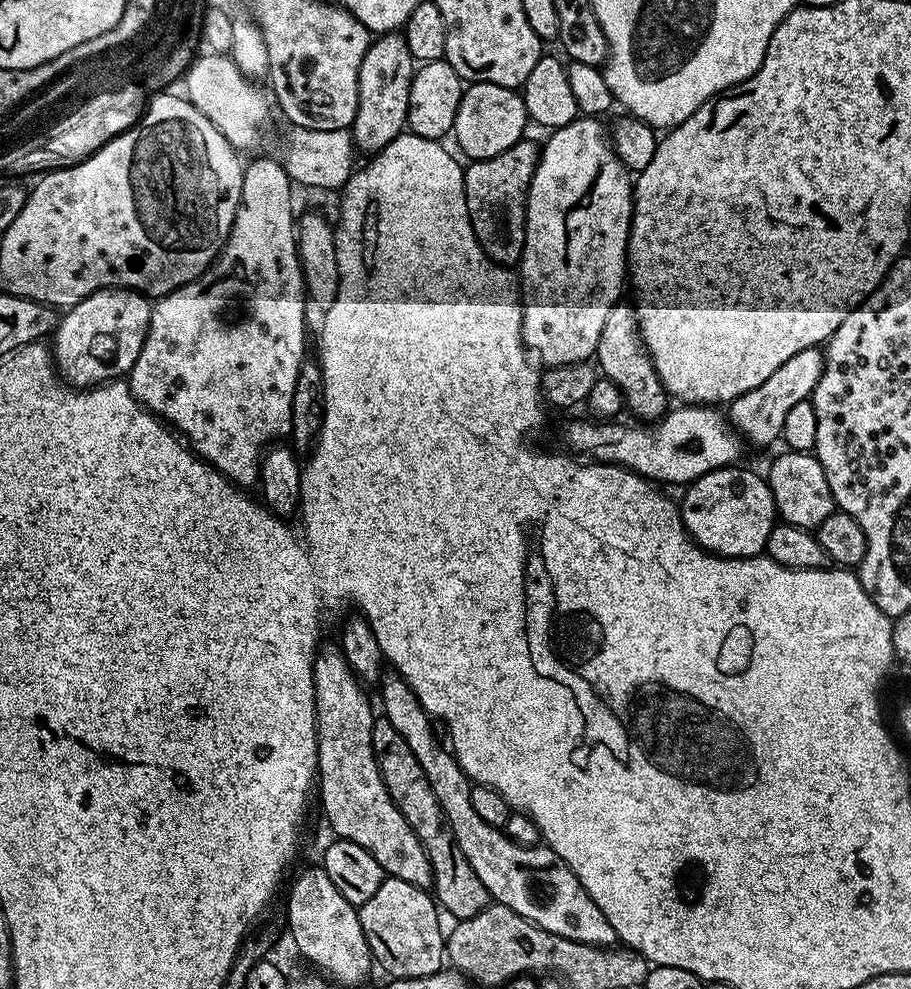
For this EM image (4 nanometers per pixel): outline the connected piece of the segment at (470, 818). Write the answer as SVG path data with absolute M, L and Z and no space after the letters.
M388 674L379 681L379 688L380 704L384 707L383 719L398 730L406 746L410 746L414 758L418 758L418 766L422 766L426 782L430 782L430 790L434 790L434 798L438 798L438 806L448 831L452 833L452 840L458 850L462 850L466 862L474 866L474 874L478 874L482 886L486 886L489 897L550 934L592 944L595 948L615 945L618 937L614 926L610 926L606 914L598 910L594 898L590 898L565 860L558 858L558 854L543 843L519 844L511 840L503 828L482 822L472 805L472 781L456 761L455 755L436 741L436 732L432 729L433 717L418 702L412 687L399 674Z

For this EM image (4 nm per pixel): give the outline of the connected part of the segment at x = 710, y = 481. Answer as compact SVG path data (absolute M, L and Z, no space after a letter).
M729 466L710 470L710 474L702 474L683 489L684 497L679 497L678 507L680 517L686 530L692 536L692 541L700 548L713 552L716 556L742 558L758 556L764 552L770 530L777 523L776 503L772 491L768 488L767 479L748 468Z

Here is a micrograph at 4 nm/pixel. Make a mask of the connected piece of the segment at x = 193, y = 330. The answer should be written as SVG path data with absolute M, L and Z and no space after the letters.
M263 156L255 157L251 163L248 162L245 165L243 176L243 188L240 195L239 210L235 214L235 221L232 223L231 234L228 236L228 240L224 243L224 248L217 256L216 261L204 271L197 280L192 280L189 284L183 284L178 290L174 290L169 296L159 297L152 304L152 317L148 323L148 336L144 340L142 350L138 354L138 358L134 362L131 372L126 377L126 383L128 389L132 392L132 396L143 408L147 408L148 411L153 412L156 416L159 416L165 424L171 426L181 437L186 438L186 443L201 460L204 460L211 466L211 468L217 468L219 472L229 480L230 483L235 484L237 488L241 490L248 490L259 481L260 479L260 457L264 455L266 449L273 442L279 441L281 438L287 437L292 431L292 403L294 402L294 382L298 382L298 370L300 365L304 363L306 359L306 353L304 353L304 304L306 305L306 293L304 288L303 270L300 268L299 250L297 248L297 233L296 233L296 211L292 206L292 181L285 172L282 164L274 159L262 158Z

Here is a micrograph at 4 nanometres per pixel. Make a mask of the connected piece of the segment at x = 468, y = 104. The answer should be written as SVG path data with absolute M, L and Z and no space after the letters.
M469 83L458 106L452 132L457 146L468 155L469 161L485 160L494 158L494 154L502 154L502 150L510 150L510 146L525 139L524 127L529 127L529 124L524 97L517 89L497 84Z

